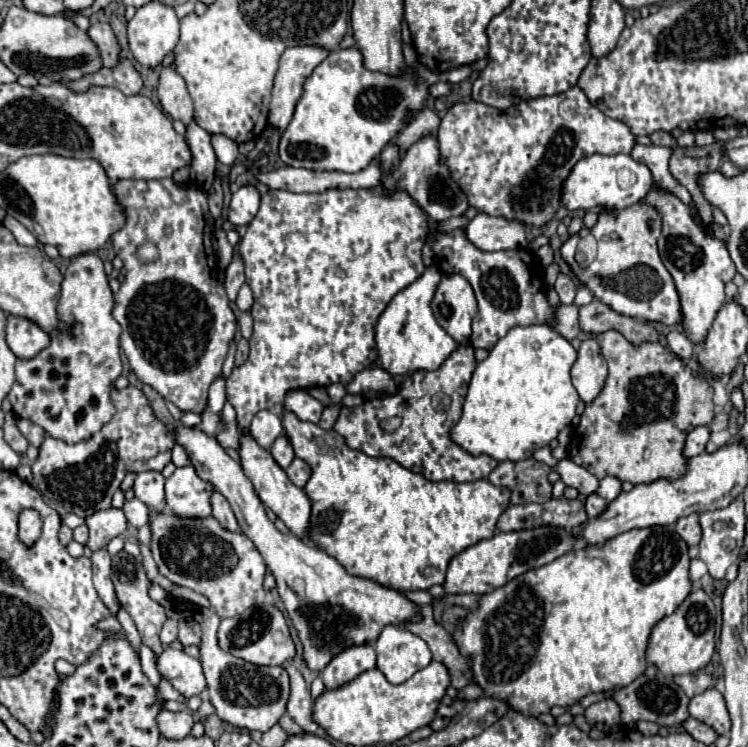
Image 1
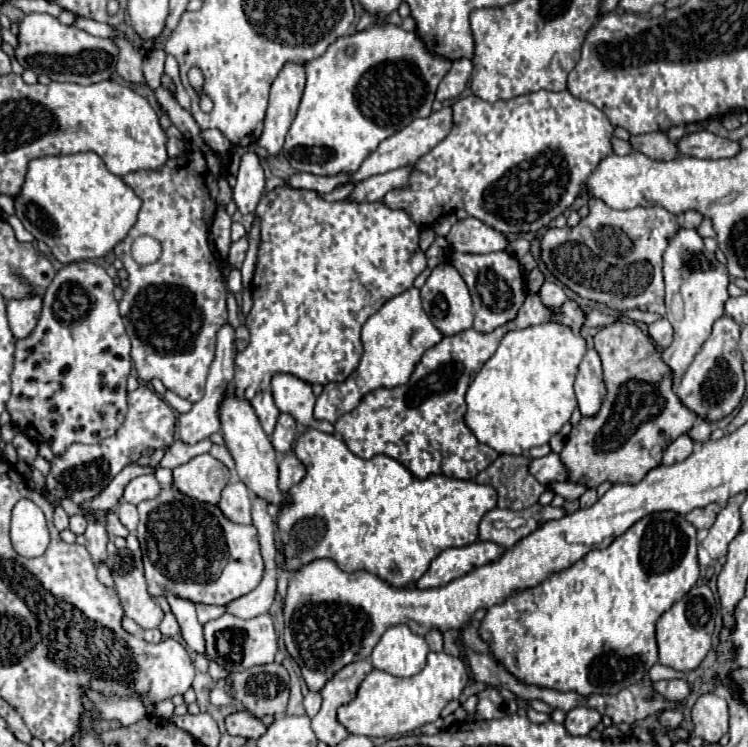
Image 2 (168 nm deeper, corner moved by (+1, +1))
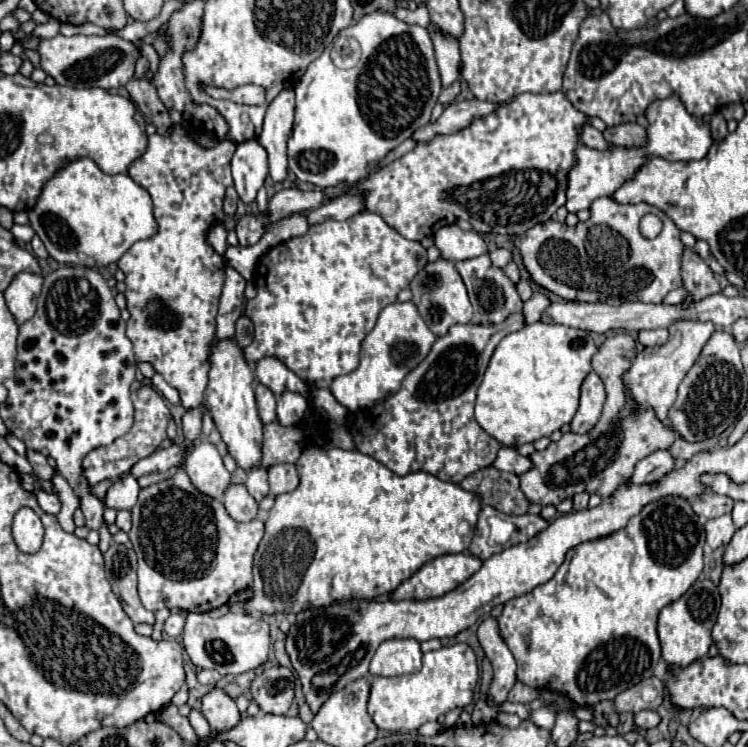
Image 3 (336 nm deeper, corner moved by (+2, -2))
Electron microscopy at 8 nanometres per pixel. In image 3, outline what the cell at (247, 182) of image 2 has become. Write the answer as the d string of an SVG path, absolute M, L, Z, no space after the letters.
M256 139L240 143L232 157L232 177L242 203L248 205L256 199L256 193L264 185L266 175L268 161L264 147Z

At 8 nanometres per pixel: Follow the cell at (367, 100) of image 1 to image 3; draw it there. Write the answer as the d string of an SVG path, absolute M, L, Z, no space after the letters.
M374 11L352 25L354 37L360 43L362 57L354 69L338 69L328 49L308 65L304 77L294 87L296 91L296 119L294 131L288 139L288 167L306 183L316 187L332 187L340 181L358 181L370 167L386 157L394 147L406 141L414 129L430 121L432 107L440 95L440 73L436 69L436 57L428 31L420 25L408 25L396 19L392 13Z

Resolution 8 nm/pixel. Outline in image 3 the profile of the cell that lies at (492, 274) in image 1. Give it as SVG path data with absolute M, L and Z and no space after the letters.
M480 255L474 259L464 259L464 261L456 261L454 263L466 289L468 289L468 297L470 303L474 307L474 317L472 323L476 325L486 325L486 323L502 323L508 315L516 313L522 309L522 299L516 291L516 285L508 279L508 275L504 273L504 269L494 267L488 255Z

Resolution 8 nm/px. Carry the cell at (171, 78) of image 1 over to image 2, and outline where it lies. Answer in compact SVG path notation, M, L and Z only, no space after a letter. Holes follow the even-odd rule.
M163 86L155 92L159 104L167 110L171 122L179 128L179 132L185 136L185 148L197 148L197 158L193 154L181 154L173 160L167 160L157 170L139 170L123 176L123 180L133 188L133 192L143 200L139 220L131 228L129 236L115 246L115 256L123 262L125 270L129 272L129 288L123 294L123 300L119 302L119 312L123 318L123 324L127 326L127 334L131 338L131 358L137 368L137 374L141 380L151 382L153 378L159 378L167 390L173 390L181 398L189 402L201 400L201 394L205 390L205 378L209 364L213 362L215 354L215 336L217 330L227 322L227 304L225 304L225 282L219 268L219 262L209 246L209 224L213 222L217 211L216 198L219 194L219 178L221 174L227 174L229 160L233 154L233 146L227 154L213 152L205 140L199 136L199 126L191 112L179 106L179 102L171 96L171 92ZM137 236L151 236L161 242L161 256L159 262L149 264L141 268L133 256L131 256L131 244Z

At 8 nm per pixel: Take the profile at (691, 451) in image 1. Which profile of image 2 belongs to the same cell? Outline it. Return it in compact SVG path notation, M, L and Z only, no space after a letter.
M683 434L683 436L679 436L677 440L673 440L673 442L665 448L663 458L661 458L661 464L663 464L663 466L671 466L671 464L675 464L675 462L681 462L681 460L685 460L693 450L695 450L693 440L691 440L687 434Z

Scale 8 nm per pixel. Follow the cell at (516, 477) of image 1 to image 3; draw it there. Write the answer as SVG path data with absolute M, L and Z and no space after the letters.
M484 467L474 475L468 475L462 483L462 489L480 495L484 505L490 505L506 515L524 515L528 513L530 501L520 489L520 479L514 473L498 471L494 467Z

